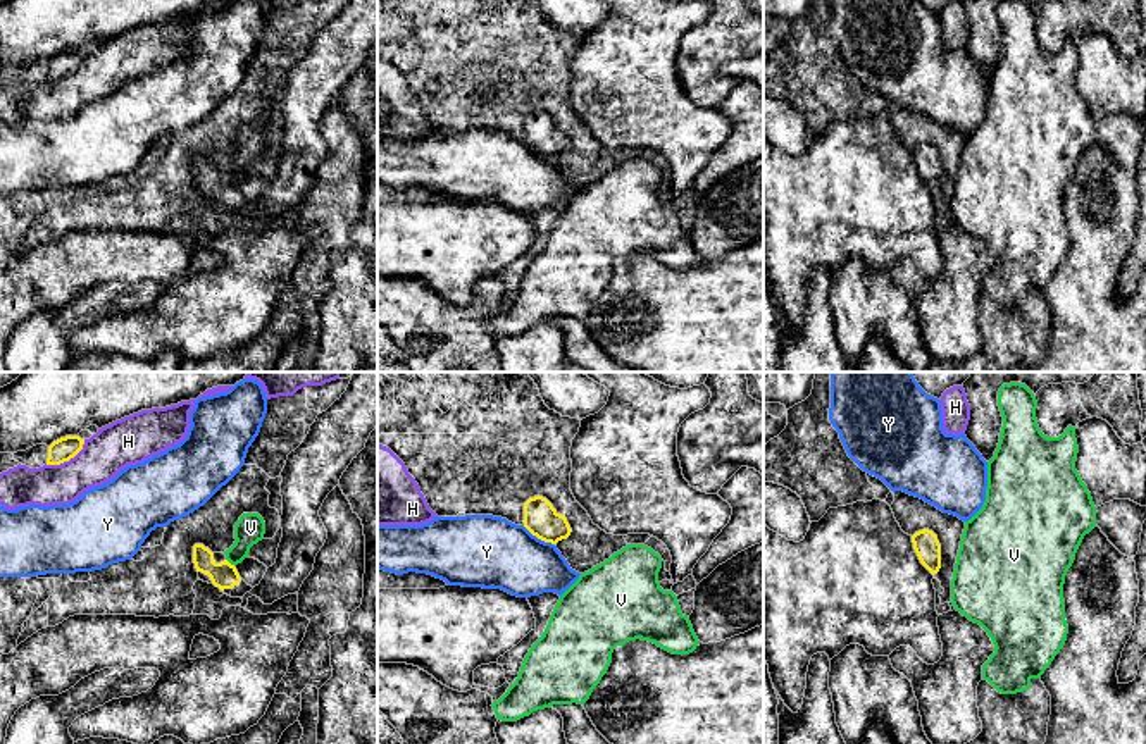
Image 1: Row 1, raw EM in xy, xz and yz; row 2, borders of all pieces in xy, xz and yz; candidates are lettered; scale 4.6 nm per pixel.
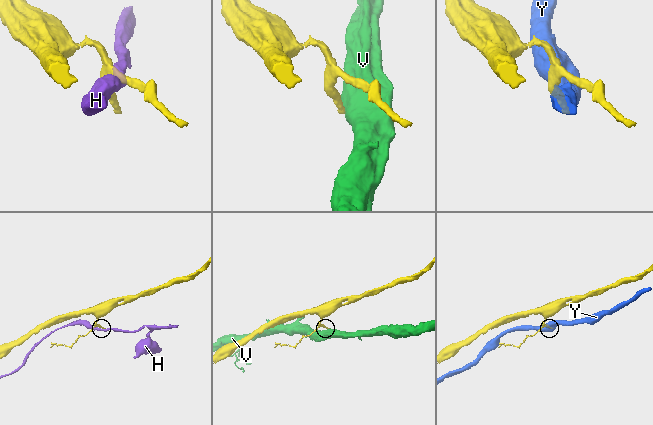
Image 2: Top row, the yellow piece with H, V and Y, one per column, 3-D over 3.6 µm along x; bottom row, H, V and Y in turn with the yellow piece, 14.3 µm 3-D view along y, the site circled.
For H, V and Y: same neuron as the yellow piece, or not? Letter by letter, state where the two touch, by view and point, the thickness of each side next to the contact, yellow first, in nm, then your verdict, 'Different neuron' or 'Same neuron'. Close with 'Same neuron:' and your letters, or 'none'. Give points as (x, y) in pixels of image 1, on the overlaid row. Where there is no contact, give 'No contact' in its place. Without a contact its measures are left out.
H: Touches yellow at xy (68, 460). Thickness 110 nm (yellow) against 220 nm. Different neuron
V: Touches yellow at xy (230, 564). Thickness 130 nm (yellow) against 140 nm. Different neuron
Y: Touches yellow at xz (538, 538). Thickness 160 nm (yellow) against 340 nm. Different neuron
Same neuron: none

